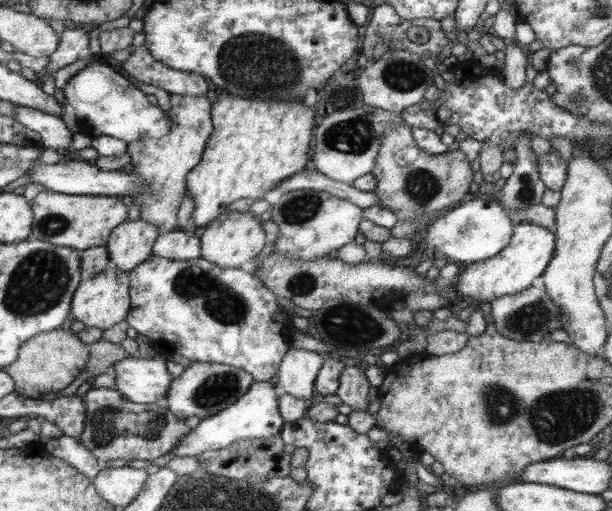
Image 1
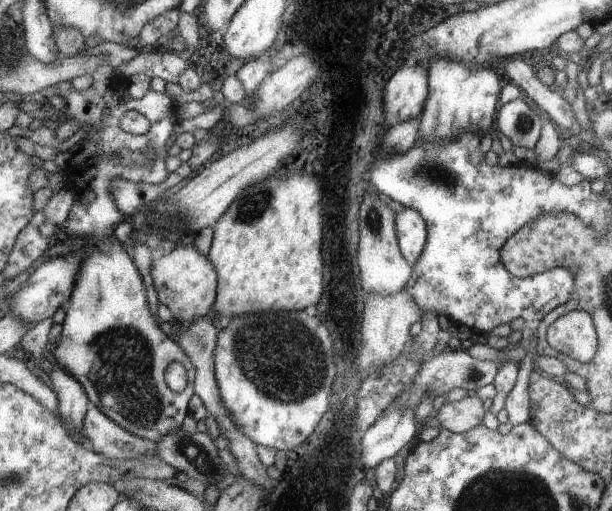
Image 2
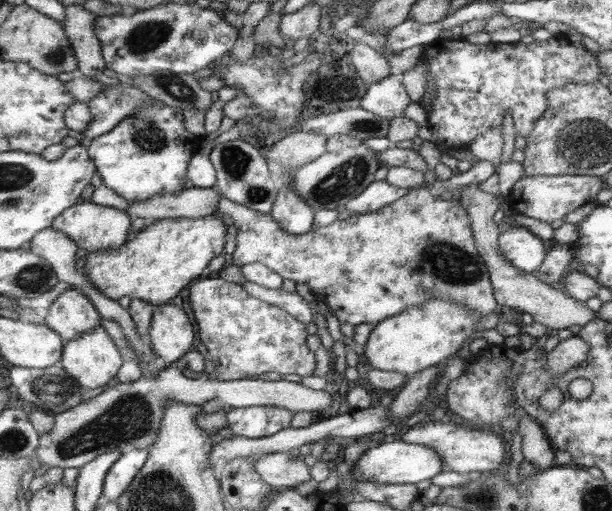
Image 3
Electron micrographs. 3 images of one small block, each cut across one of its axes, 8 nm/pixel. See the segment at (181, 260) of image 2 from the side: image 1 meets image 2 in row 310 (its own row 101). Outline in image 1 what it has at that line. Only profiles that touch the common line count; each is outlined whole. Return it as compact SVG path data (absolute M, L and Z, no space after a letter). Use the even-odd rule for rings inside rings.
M170 95L172 108L167 113L171 116L173 126L163 138L141 138L127 145L130 164L134 166L133 174L137 174L145 187L136 193L133 204L140 209L144 221L156 225L158 233L173 232L178 225L178 209L187 194L186 176L202 158L206 141L213 131L210 120L210 102L206 96Z

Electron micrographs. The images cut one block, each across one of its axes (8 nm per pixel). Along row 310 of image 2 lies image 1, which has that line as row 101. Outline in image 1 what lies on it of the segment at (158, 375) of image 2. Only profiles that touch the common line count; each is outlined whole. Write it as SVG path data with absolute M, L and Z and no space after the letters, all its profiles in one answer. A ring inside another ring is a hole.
M94 59L84 62L84 69L68 80L63 96L77 118L90 124L96 135L119 138L127 144L141 138L163 138L173 126L171 116L159 105L152 104L146 94L138 90L128 78L114 74L108 66Z

